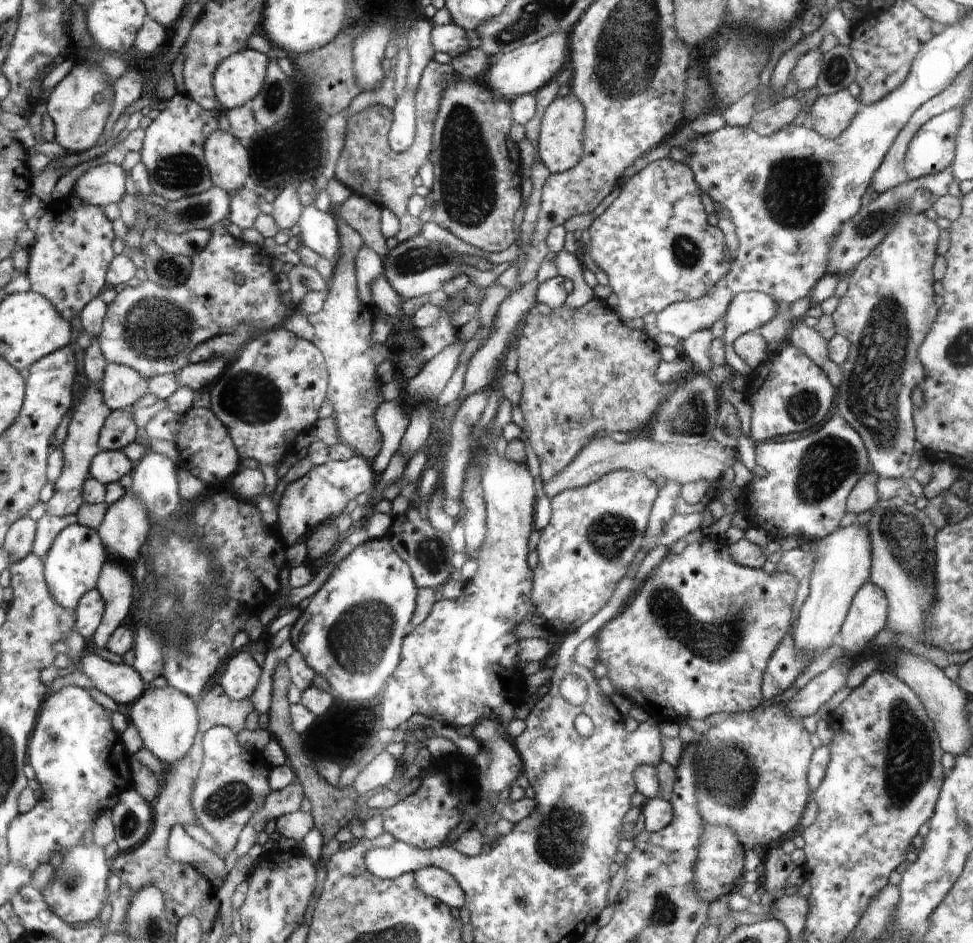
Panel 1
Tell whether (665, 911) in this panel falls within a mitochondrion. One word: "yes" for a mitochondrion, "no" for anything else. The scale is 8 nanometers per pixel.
yes

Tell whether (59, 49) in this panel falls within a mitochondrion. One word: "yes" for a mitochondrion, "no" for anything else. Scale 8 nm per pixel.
no

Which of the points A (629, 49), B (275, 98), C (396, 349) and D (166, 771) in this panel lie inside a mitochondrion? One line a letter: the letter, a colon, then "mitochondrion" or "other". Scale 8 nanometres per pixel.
A: mitochondrion
B: mitochondrion
C: other
D: other

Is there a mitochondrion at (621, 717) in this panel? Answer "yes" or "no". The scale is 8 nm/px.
no

